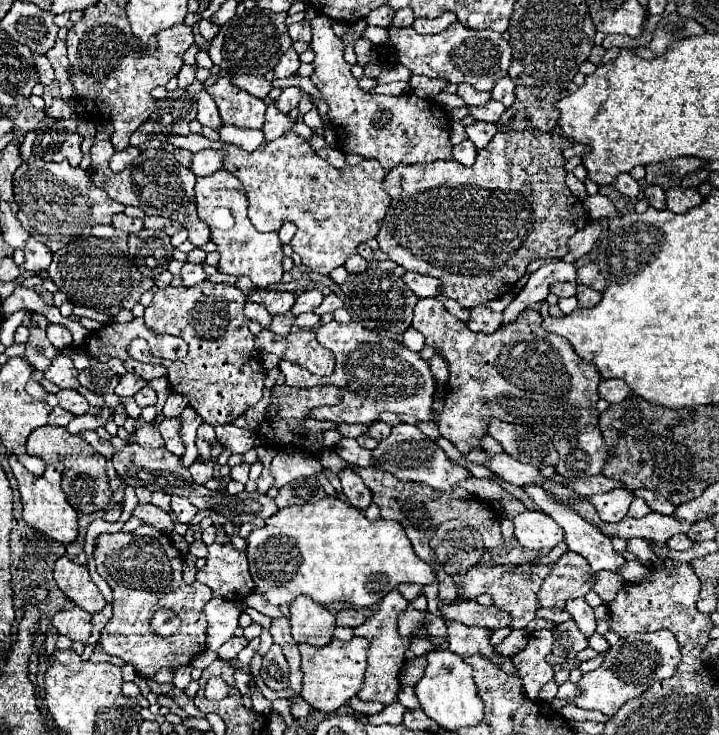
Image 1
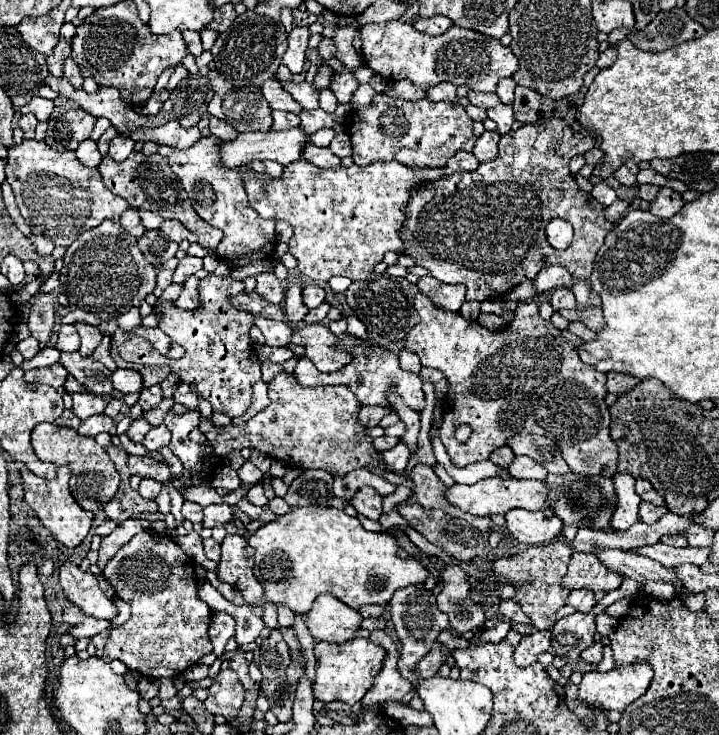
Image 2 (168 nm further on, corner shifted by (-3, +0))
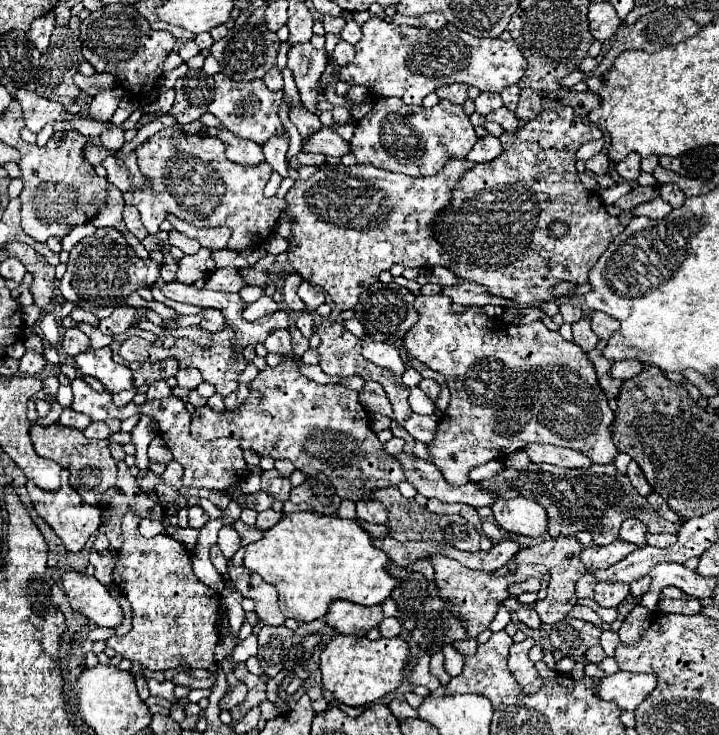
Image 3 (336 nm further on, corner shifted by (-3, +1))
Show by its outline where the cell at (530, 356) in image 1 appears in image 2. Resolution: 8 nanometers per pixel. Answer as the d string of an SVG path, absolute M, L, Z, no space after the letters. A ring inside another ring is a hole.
M426 294L414 298L420 322L408 332L404 346L420 356L422 366L432 366L444 372L448 378L448 394L444 400L444 424L440 428L440 440L456 466L466 466L472 462L488 460L490 452L504 446L514 434L544 434L550 440L558 440L558 448L570 472L582 476L600 474L612 478L616 474L618 450L610 438L610 410L604 402L606 396L606 376L594 366L584 364L572 342L562 338L560 330L538 314L538 304L520 302L514 312L512 322L504 330L490 332L476 320L466 320L458 312L440 310ZM458 424L468 424L472 436L460 444L454 438L454 428Z

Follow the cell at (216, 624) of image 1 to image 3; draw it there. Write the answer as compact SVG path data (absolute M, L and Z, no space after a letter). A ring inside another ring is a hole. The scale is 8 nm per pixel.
M310 511L284 515L260 541L250 543L244 555L244 567L278 589L280 611L304 623L324 617L336 599L380 605L398 585L398 579L386 571L388 561L356 521Z

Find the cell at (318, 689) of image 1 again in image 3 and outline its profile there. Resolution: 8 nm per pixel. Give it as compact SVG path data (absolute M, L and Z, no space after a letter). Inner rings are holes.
M338 635L334 641L322 651L322 681L324 689L334 693L334 697L352 707L362 707L378 701L386 693L392 693L400 687L404 677L404 667L410 657L408 643L400 637L380 637L378 641L370 641L368 637L354 635Z

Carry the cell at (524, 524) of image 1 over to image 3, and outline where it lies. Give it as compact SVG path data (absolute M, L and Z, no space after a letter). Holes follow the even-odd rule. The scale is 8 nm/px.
M498 499L490 509L496 523L516 535L540 537L548 527L546 511L542 511L542 505L530 499Z

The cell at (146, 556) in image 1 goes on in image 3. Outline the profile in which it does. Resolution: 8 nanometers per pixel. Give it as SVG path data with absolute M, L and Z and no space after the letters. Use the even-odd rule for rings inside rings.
M128 511L122 521L124 545L118 551L114 583L132 603L132 631L124 637L110 637L106 645L130 661L138 661L150 671L168 671L182 665L208 669L214 663L214 647L220 641L220 593L206 587L192 571L190 553L172 537L142 537L138 533L140 515Z

